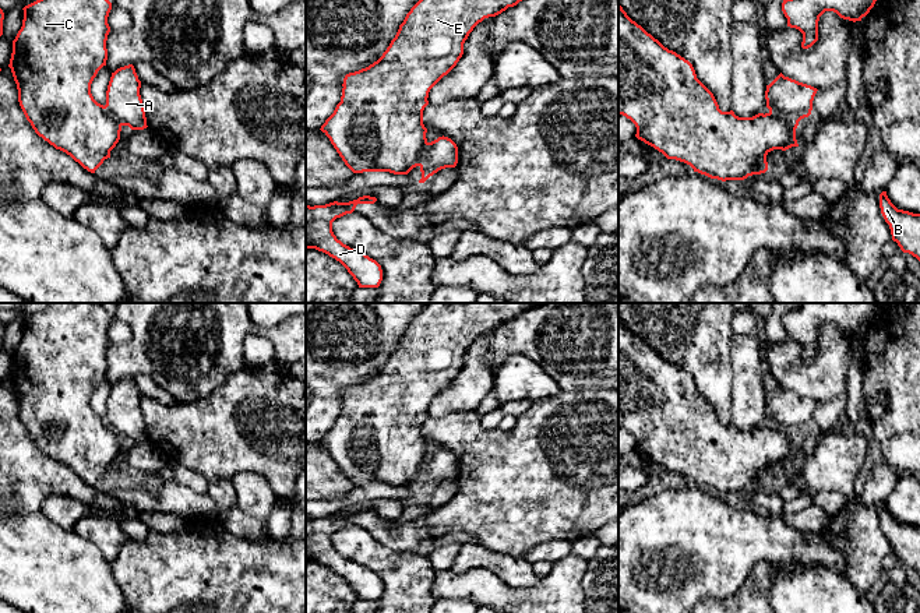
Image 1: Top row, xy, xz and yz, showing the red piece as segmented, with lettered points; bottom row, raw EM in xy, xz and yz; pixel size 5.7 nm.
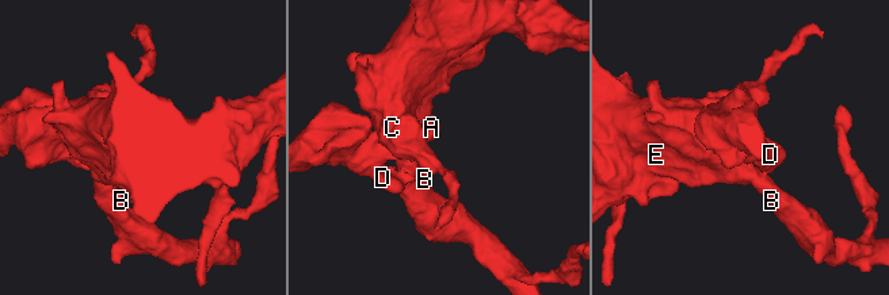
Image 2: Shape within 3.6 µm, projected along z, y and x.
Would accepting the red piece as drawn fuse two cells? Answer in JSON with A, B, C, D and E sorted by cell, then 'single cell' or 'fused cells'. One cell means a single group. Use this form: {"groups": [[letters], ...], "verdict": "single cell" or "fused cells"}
{"groups": [["A", "D"], ["B", "C", "E"]], "verdict": "fused cells"}

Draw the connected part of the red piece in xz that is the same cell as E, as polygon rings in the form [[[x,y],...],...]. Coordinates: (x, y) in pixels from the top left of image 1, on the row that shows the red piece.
[[[419,0],[406,14],[383,56],[343,78],[341,102],[321,131],[353,173],[408,175],[422,166],[427,145],[423,110],[430,89],[463,54],[463,43],[484,18],[496,17],[522,0]]]

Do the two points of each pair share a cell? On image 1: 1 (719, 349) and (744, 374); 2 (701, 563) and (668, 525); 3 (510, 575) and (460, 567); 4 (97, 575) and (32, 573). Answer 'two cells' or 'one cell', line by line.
1: two cells
2: one cell
3: one cell
4: one cell

